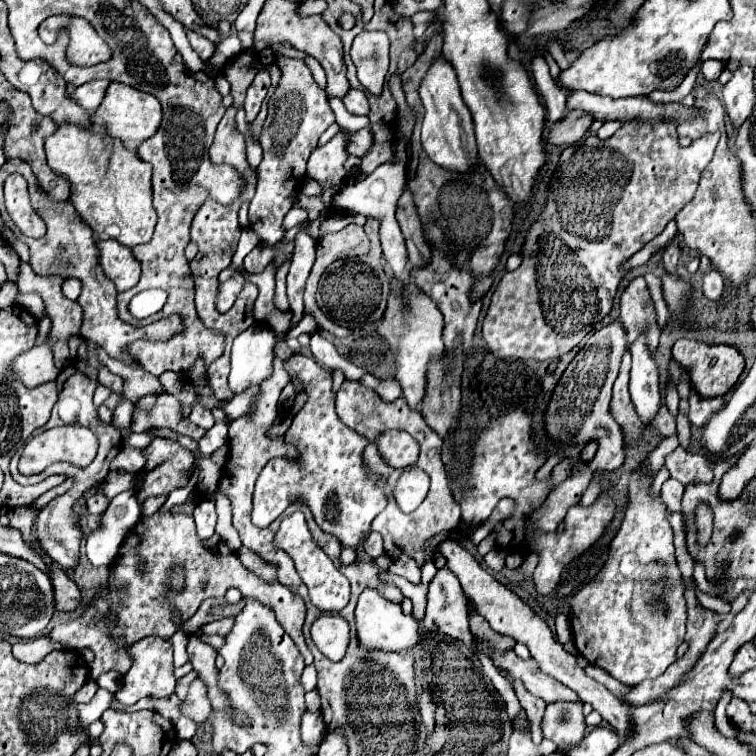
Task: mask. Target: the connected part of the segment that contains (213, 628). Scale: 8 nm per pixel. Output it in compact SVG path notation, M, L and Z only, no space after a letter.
M229 616L229 618L221 618L221 620L213 620L213 622L209 622L209 624L205 624L205 626L201 626L201 632L203 634L207 634L207 636L223 636L225 638L225 634L229 632L233 628L233 616Z

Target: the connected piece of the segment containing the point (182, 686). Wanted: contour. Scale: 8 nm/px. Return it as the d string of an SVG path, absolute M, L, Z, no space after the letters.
M193 670L193 672L189 672L187 676L183 676L181 680L177 680L177 690L175 690L175 694L179 696L179 700L185 700L185 696L187 696L187 692L189 692L189 686L191 686L191 682L197 678L197 672Z

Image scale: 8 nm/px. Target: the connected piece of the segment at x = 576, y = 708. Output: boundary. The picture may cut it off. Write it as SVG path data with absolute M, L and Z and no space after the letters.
M551 702L541 720L541 732L557 746L573 746L585 734L585 716L581 704Z

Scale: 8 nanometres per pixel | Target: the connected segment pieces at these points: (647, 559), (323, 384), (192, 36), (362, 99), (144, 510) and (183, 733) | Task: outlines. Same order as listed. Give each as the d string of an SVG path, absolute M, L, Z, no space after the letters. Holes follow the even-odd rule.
M633 482L629 486L631 506L609 544L609 558L603 566L605 578L601 570L571 596L569 618L579 654L623 684L639 684L645 678L663 674L675 662L675 652L685 636L685 588L675 560L673 530L665 518L667 506L661 498L649 496L649 486L651 482ZM663 522L665 538L659 528Z
M293 354L285 360L287 374L295 374L301 382L307 402L293 418L285 434L285 444L297 450L297 458L271 458L261 470L253 492L253 524L267 528L279 518L287 506L303 502L311 512L319 528L335 538L343 546L355 548L357 560L367 558L365 538L371 532L373 518L385 508L385 478L373 476L363 460L367 438L357 430L345 426L335 412L335 392L331 372L319 366L311 356Z
M187 30L187 38L189 38L191 48L199 54L201 60L207 60L207 58L213 54L215 46L213 46L213 42L209 42L205 36L201 36L201 34L193 32L193 30Z
M349 90L347 96L343 98L347 112L359 116L359 114L369 114L369 100L363 90Z
M161 496L161 498L147 498L143 504L141 504L141 516L145 518L145 516L153 516L161 506L163 506L163 502L165 502L165 498Z
M189 718L179 720L179 722L177 722L177 726L175 726L177 736L179 736L179 738L183 738L183 740L191 740L191 738L193 738L193 734L195 734L195 728L197 728L197 724L195 724L193 720L189 720ZM189 736L191 736L191 738L189 738Z

